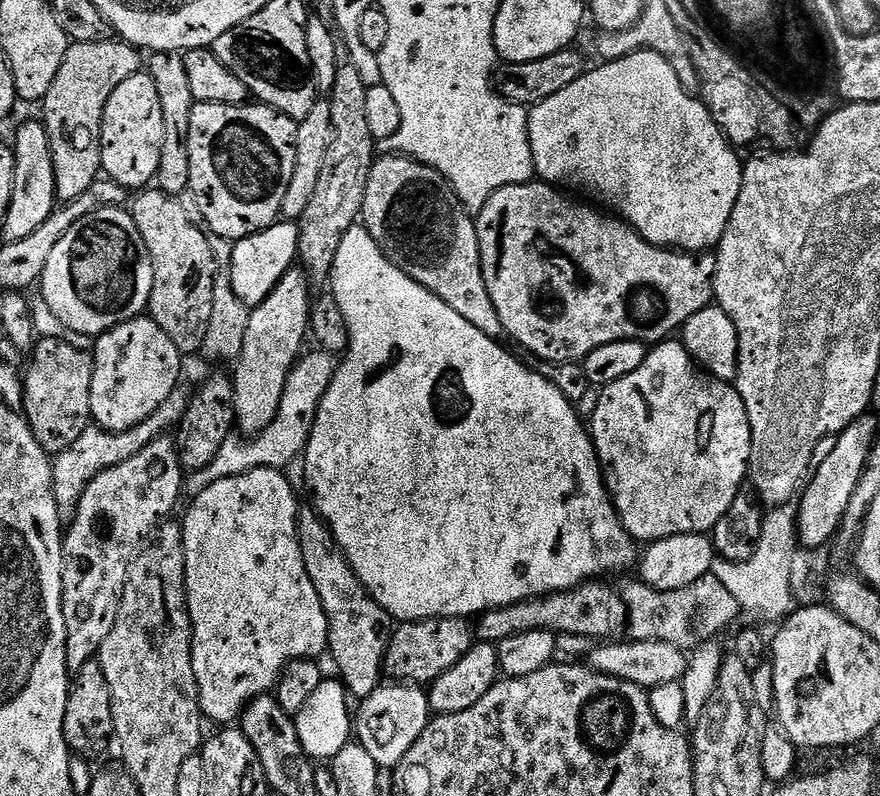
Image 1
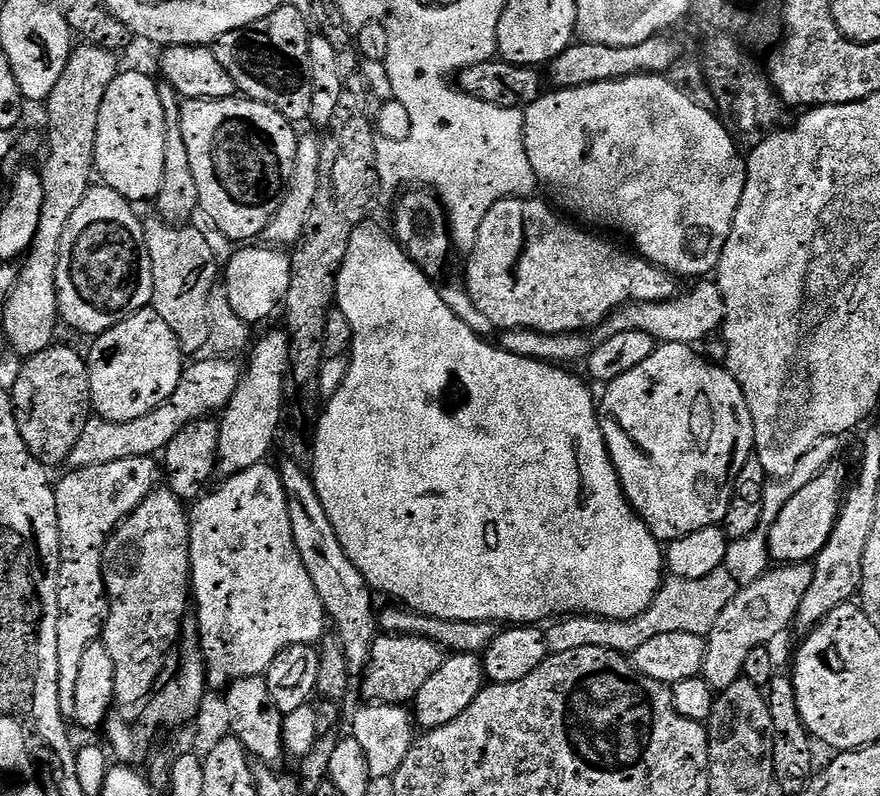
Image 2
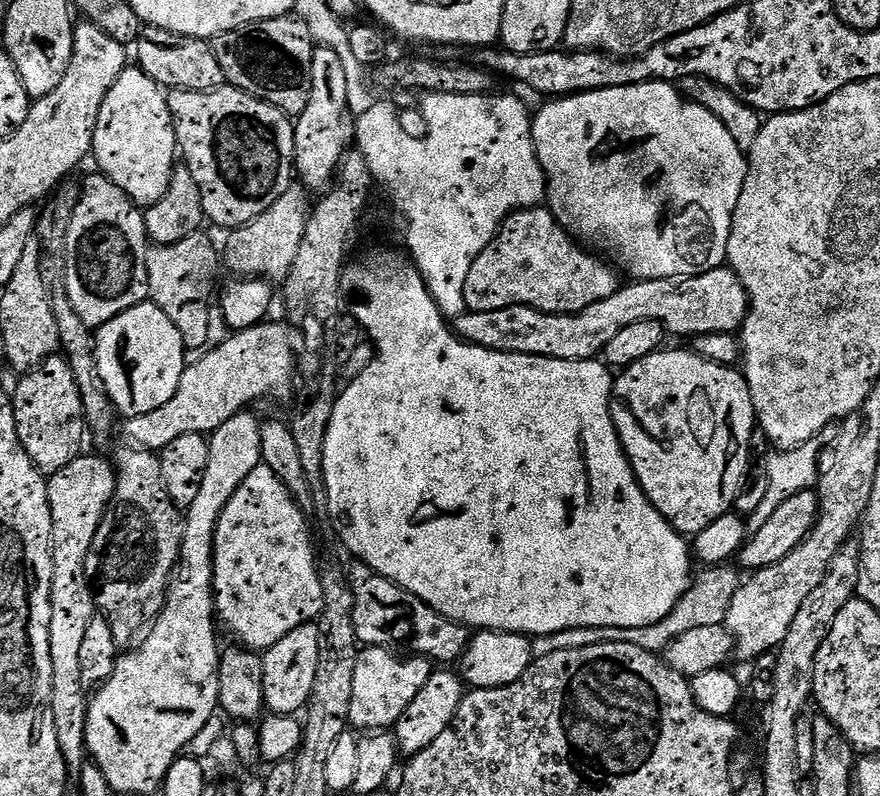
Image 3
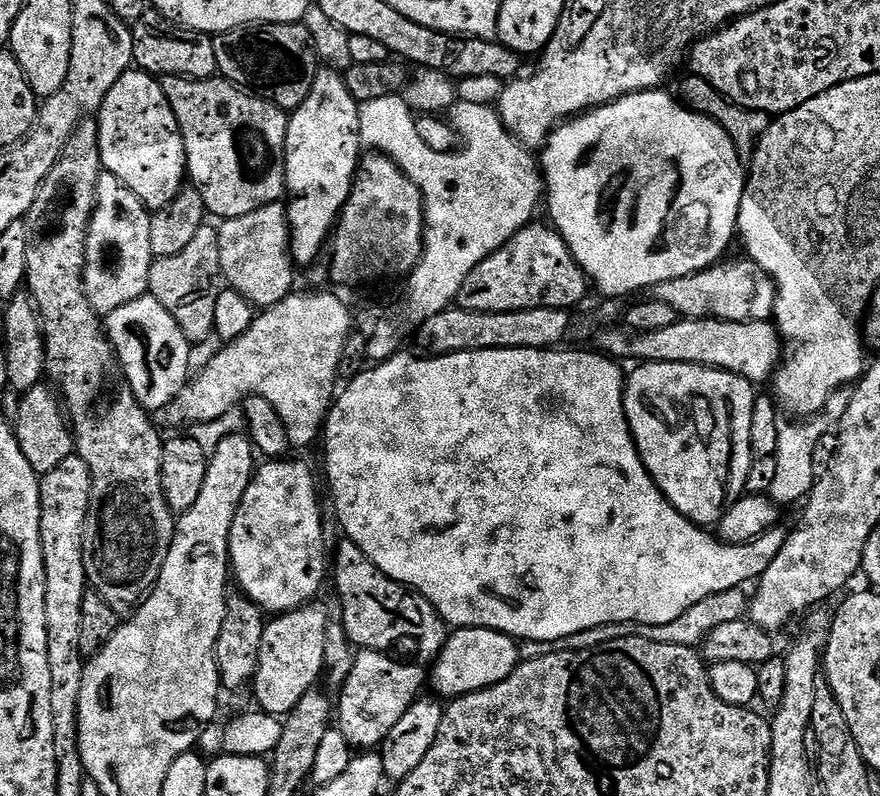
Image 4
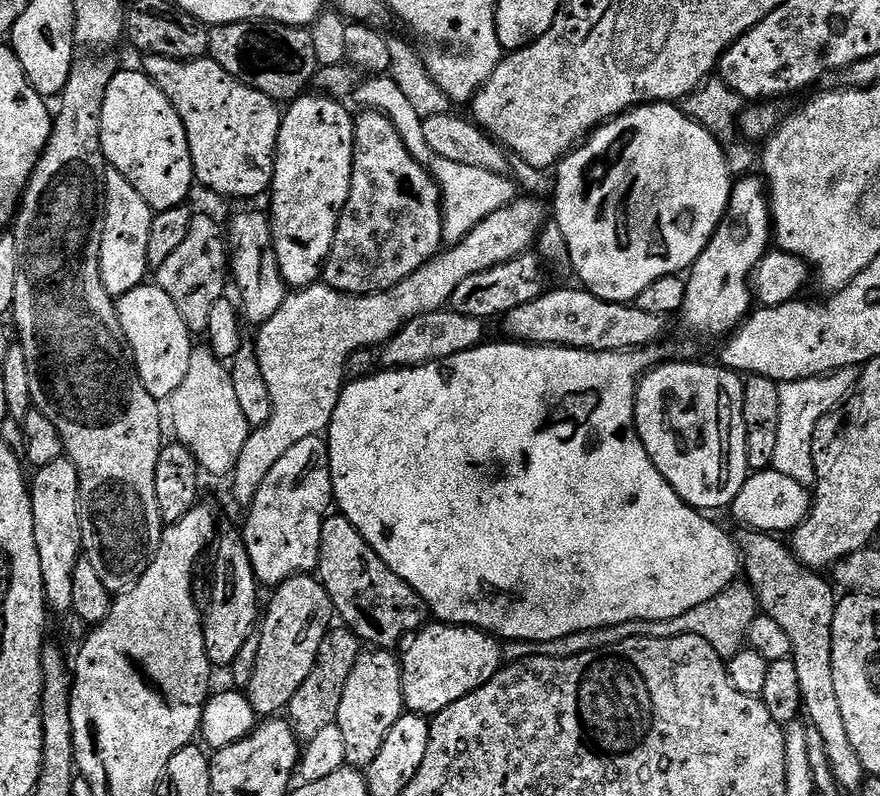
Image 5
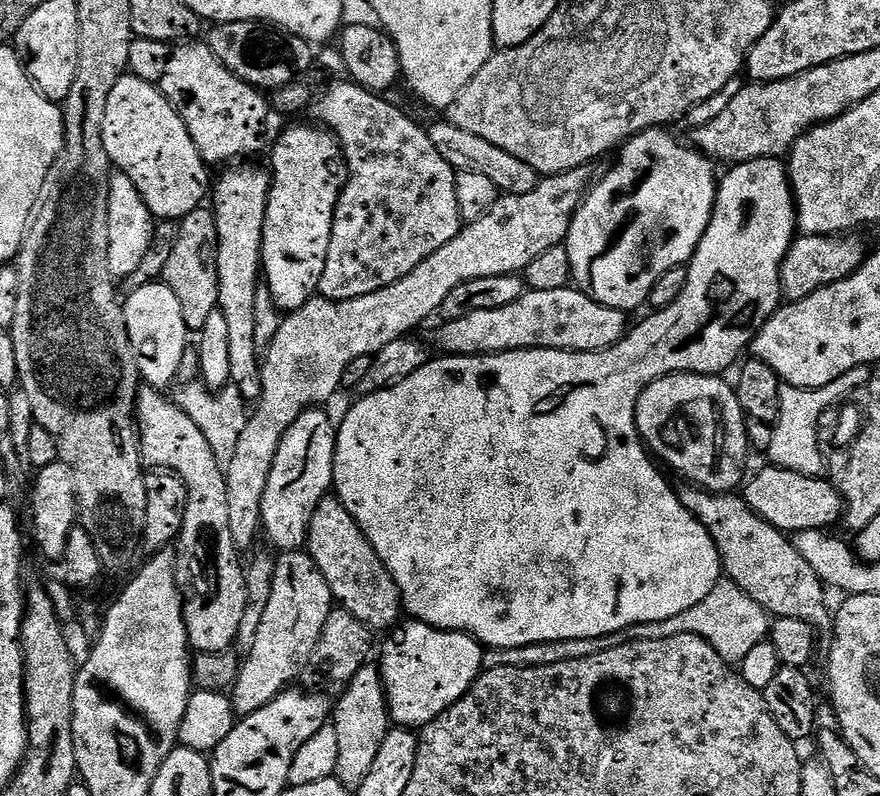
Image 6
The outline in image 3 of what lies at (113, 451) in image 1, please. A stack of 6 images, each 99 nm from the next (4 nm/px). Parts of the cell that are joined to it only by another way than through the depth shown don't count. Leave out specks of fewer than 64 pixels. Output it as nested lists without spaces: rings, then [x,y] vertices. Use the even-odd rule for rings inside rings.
[[[270,323],[233,331],[217,349],[210,350],[206,358],[189,363],[170,402],[158,406],[158,410],[150,410],[150,414],[129,416],[123,421],[124,432],[132,439],[129,441],[138,448],[159,450],[183,434],[215,432],[222,421],[228,421],[263,396],[284,396],[288,391],[289,395],[298,372],[298,356],[292,353],[293,333],[287,327]]]

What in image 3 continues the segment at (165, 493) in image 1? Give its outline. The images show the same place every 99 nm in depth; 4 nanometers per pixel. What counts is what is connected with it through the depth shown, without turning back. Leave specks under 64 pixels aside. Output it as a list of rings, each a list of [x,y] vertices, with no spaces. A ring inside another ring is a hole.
[[[82,454],[70,466],[62,466],[54,475],[47,477],[48,481],[48,501],[50,502],[50,514],[52,515],[52,561],[54,562],[54,578],[52,579],[52,618],[50,622],[50,644],[51,658],[54,662],[54,690],[52,691],[52,709],[54,710],[54,726],[58,730],[58,746],[62,746],[62,758],[68,767],[68,775],[72,778],[79,778],[85,764],[89,763],[88,743],[86,742],[86,722],[88,721],[88,701],[90,699],[89,689],[85,688],[82,682],[81,651],[82,641],[84,641],[86,630],[90,627],[90,622],[98,614],[96,597],[93,585],[86,574],[86,558],[90,554],[90,546],[94,542],[94,534],[98,534],[98,526],[104,521],[104,514],[108,511],[108,506],[112,502],[112,495],[116,492],[116,470],[111,459],[103,460],[100,456],[88,456]]]

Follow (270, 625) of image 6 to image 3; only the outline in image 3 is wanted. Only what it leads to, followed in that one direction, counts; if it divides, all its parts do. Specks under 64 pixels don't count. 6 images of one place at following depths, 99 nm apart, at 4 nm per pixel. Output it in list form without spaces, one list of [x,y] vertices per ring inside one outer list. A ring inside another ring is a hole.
[[[313,622],[290,630],[282,642],[274,642],[263,653],[264,703],[269,713],[291,716],[307,705],[314,690],[314,678],[318,678],[318,654],[320,653],[320,625]]]

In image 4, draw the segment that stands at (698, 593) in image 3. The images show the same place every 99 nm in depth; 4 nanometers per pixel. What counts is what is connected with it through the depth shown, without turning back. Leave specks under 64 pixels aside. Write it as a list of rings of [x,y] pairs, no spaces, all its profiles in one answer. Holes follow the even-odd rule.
[[[744,588],[726,590],[720,594],[714,594],[710,598],[702,598],[698,606],[690,606],[682,618],[674,618],[674,622],[666,622],[662,626],[650,626],[649,624],[635,624],[634,622],[614,622],[606,626],[594,626],[590,630],[582,630],[578,634],[570,634],[566,638],[557,640],[525,640],[519,645],[521,661],[542,658],[546,654],[558,654],[559,652],[577,652],[578,650],[590,650],[594,646],[602,646],[606,642],[624,640],[627,636],[638,638],[650,638],[650,642],[666,642],[674,646],[690,646],[696,648],[718,626],[726,626],[726,622],[745,619],[750,608],[750,600]]]

